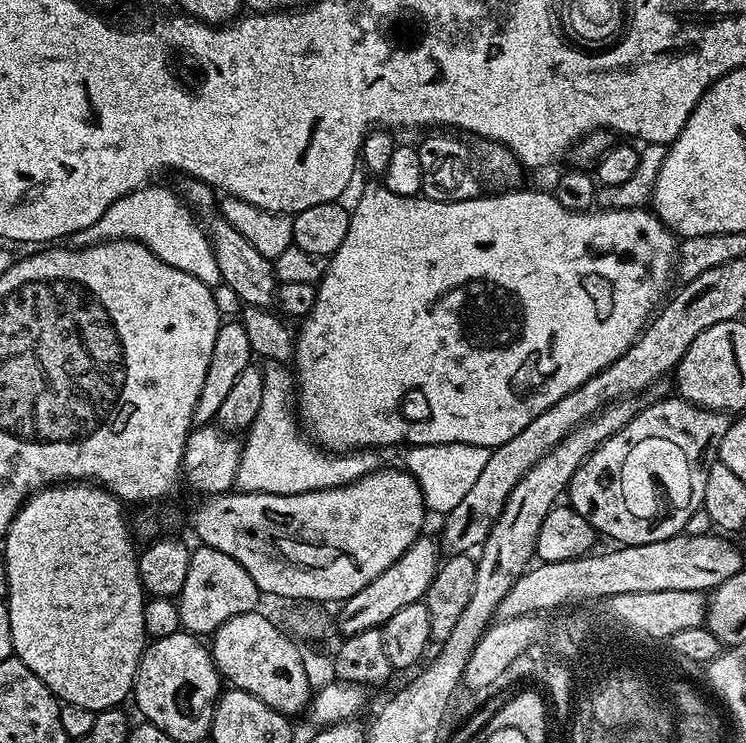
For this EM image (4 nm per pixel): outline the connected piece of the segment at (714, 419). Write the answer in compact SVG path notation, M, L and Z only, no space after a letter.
M656 398L651 402L652 405L641 407L636 413L635 418L627 424L622 430L618 430L618 434L614 434L606 442L597 446L594 451L588 455L582 462L582 466L578 466L578 470L572 475L568 481L566 489L566 500L573 512L577 512L582 518L586 518L586 522L591 528L595 528L601 537L609 536L610 539L616 540L621 545L625 544L649 544L650 542L662 542L671 536L678 536L684 532L686 522L690 518L690 514L694 514L702 507L704 495L706 494L706 478L710 466L717 463L720 443L726 435L730 420L725 413L712 412L708 408L699 408L696 404L690 403L688 400L679 398Z

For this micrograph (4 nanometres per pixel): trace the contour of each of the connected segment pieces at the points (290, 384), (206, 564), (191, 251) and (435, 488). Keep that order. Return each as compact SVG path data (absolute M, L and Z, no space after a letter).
M261 359L263 374L262 406L243 437L235 487L241 492L265 492L289 496L298 491L298 486L323 486L340 488L361 480L368 472L376 471L377 453L372 450L334 453L317 446L302 431L294 415L294 372L287 363L274 359Z
M200 546L193 551L190 558L190 570L186 570L186 582L182 582L182 590L178 597L180 606L180 627L185 632L201 638L218 630L222 622L230 622L238 614L257 611L256 604L262 599L260 587L230 558L230 554L222 554L222 550L214 550Z
M145 186L130 194L120 196L111 206L86 230L76 232L70 237L77 248L89 248L91 244L105 244L108 240L135 240L146 246L155 256L162 258L166 266L186 270L194 274L198 282L209 286L221 283L218 263L215 261L215 250L207 231L202 227L191 208L168 188Z
M413 444L405 447L403 452L403 471L409 472L418 482L425 509L429 513L447 514L474 487L486 462L490 462L492 449L473 444Z

